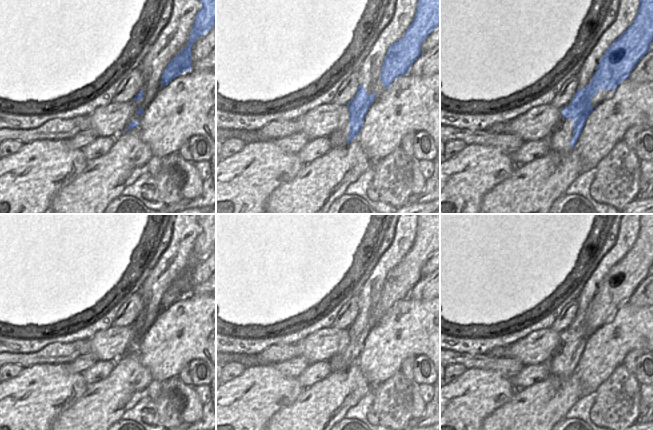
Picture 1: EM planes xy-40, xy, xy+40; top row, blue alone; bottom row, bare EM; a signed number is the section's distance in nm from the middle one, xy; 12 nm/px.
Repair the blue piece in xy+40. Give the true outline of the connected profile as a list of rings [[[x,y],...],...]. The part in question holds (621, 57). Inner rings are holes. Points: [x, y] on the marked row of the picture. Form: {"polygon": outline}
{"polygon": [[[639,0],[634,22],[606,50],[590,83],[578,89],[569,105],[562,110],[551,134],[562,130],[567,119],[573,119],[574,131],[570,146],[574,149],[589,114],[597,105],[614,95],[617,86],[629,77],[650,50],[652,41],[653,0]]]}

